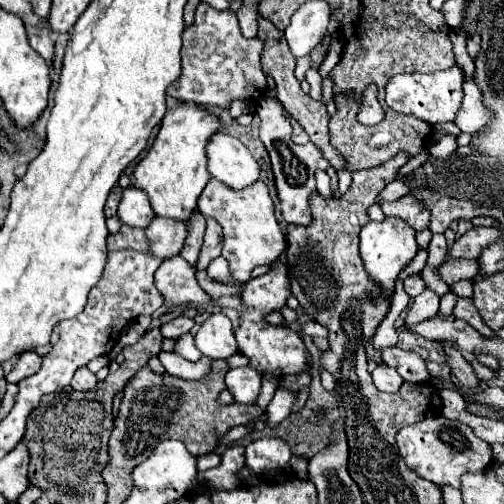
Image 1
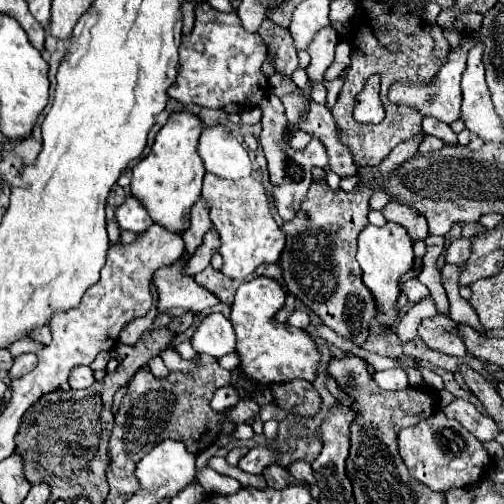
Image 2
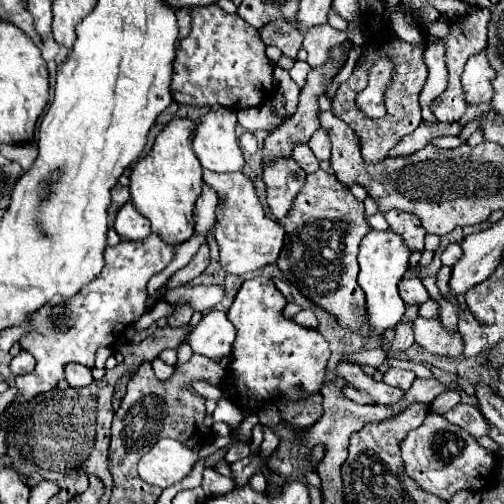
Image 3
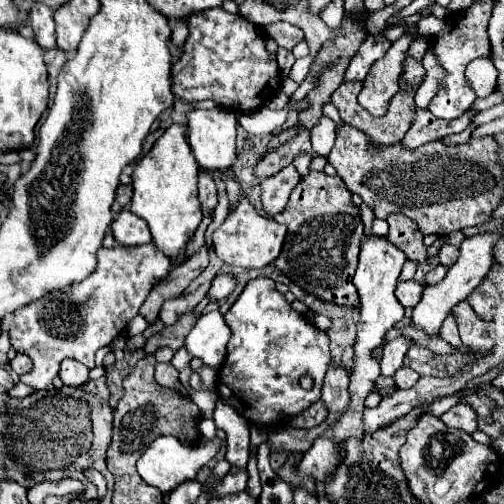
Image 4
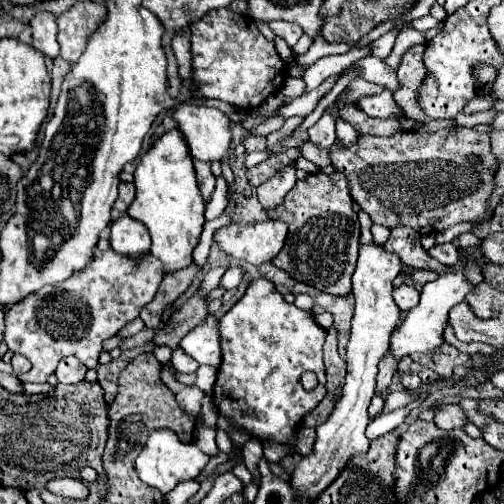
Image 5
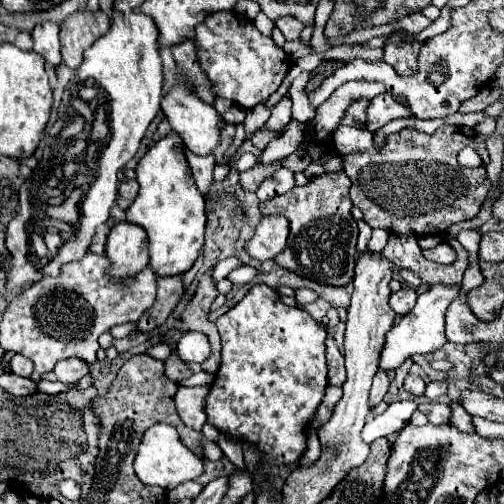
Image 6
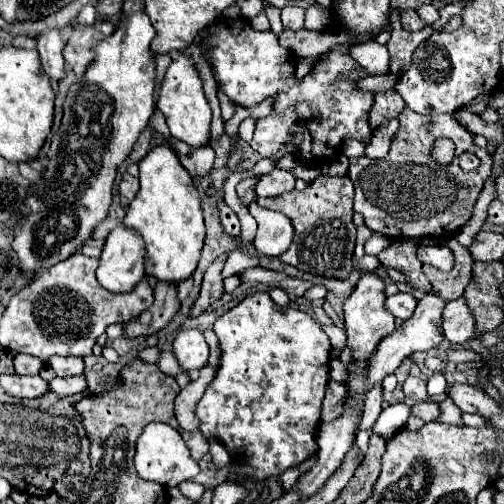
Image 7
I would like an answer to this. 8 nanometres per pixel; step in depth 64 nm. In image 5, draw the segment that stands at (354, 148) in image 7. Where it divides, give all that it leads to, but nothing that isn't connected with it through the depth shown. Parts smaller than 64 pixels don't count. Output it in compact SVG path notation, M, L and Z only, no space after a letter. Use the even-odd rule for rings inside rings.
M342 118L336 120L336 134L338 134L338 142L342 142L346 146L356 142L356 138L358 138L358 132L348 122L344 122Z

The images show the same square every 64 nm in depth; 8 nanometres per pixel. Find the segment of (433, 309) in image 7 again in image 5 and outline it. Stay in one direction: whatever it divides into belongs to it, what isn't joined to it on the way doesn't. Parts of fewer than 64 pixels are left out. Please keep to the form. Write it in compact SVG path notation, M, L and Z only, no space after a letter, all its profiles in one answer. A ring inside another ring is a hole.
M474 246L474 248L464 248L464 266L454 270L454 272L446 272L442 274L438 280L430 282L430 284L424 284L422 288L422 296L420 296L420 302L416 308L412 308L404 322L392 332L392 340L390 340L390 350L394 352L396 358L402 358L406 354L414 354L414 352L426 352L426 350L434 350L438 348L444 338L442 338L442 332L444 332L444 326L448 322L448 312L452 310L452 306L456 306L458 302L464 300L464 296L474 288L468 278L466 278L466 268L468 268L468 262L476 262L480 268L484 268L486 260L484 260L484 254L482 254L482 246Z

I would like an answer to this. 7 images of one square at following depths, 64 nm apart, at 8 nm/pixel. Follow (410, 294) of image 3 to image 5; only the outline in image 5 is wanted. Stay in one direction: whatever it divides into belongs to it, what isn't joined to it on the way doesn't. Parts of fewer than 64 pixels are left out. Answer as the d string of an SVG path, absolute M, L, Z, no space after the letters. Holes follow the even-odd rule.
M402 284L394 290L394 302L398 304L400 310L406 312L406 310L414 308L420 302L420 292L410 284Z

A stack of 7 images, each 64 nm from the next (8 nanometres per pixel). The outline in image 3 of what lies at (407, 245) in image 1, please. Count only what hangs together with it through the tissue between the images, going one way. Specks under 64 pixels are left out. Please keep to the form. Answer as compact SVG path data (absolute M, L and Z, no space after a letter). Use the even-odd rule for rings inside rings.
M370 230L362 242L360 242L360 252L358 252L358 264L360 264L360 274L358 274L358 284L366 294L368 302L368 324L370 328L380 334L388 328L394 328L404 314L404 300L398 294L398 282L402 280L404 272L408 270L410 264L410 248L396 236L392 230Z

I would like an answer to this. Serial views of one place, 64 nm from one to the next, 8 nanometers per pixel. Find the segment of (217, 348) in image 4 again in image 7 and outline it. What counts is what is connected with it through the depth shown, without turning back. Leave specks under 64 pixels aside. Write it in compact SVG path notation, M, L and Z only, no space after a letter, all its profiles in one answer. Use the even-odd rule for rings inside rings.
M182 330L174 340L174 354L184 370L202 368L208 360L208 344L200 330Z

